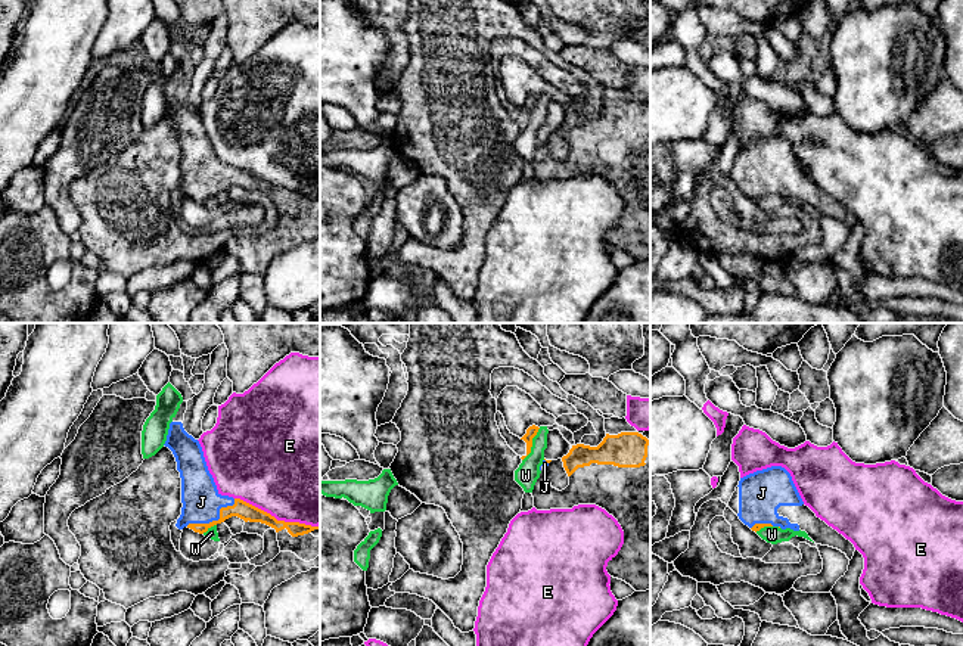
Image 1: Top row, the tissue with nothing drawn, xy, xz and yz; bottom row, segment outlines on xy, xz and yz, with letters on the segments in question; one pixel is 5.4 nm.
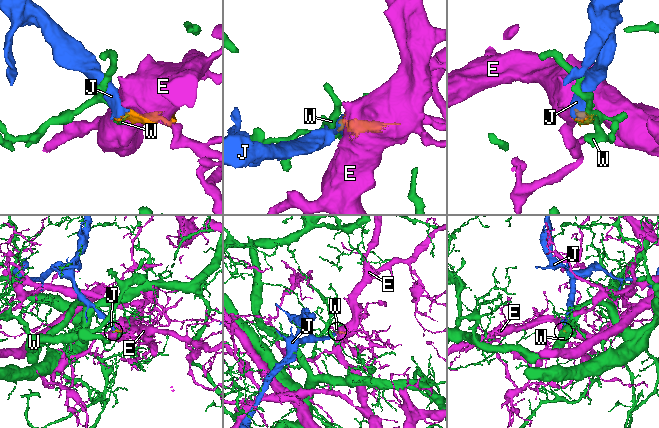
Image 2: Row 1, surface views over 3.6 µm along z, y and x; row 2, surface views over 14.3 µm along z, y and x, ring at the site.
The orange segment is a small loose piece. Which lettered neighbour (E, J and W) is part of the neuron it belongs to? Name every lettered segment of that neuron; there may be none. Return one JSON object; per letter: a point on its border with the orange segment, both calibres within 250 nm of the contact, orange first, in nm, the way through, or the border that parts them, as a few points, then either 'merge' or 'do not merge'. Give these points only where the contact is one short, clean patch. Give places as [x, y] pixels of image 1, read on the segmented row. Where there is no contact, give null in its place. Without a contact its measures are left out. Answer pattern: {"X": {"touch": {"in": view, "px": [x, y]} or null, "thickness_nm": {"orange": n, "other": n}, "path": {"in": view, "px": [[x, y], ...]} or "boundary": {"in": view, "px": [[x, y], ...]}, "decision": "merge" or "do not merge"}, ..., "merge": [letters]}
{"E": {"touch": {"in": "xy", "px": [276, 519]}, "thickness_nm": {"orange": 90, "other": 480}, "decision": "do not merge"}, "J": {"touch": {"in": "xy", "px": [216, 521]}, "thickness_nm": {"orange": 90, "other": 200}, "decision": "merge"}, "W": {"touch": {"in": "xz", "px": [531, 444]}, "thickness_nm": {"orange": 60, "other": 120}, "boundary": {"in": "xz", "px": [[540, 428], [533, 438], [531, 452], [522, 460]]}, "decision": "do not merge"}, "merge": ["J"]}

